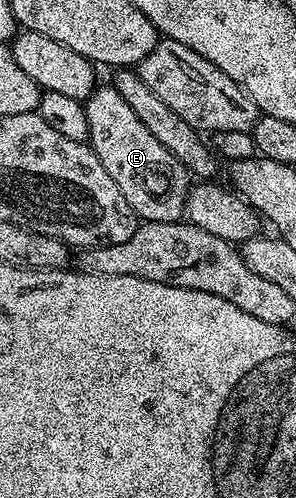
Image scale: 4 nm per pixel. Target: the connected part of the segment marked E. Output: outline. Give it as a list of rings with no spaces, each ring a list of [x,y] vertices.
[[[112,85],[95,87],[84,106],[90,130],[88,146],[100,157],[100,165],[104,165],[108,177],[120,185],[120,193],[132,205],[134,214],[148,223],[179,222],[192,186],[192,176],[186,166],[148,133],[140,117],[128,109],[128,101]]]

